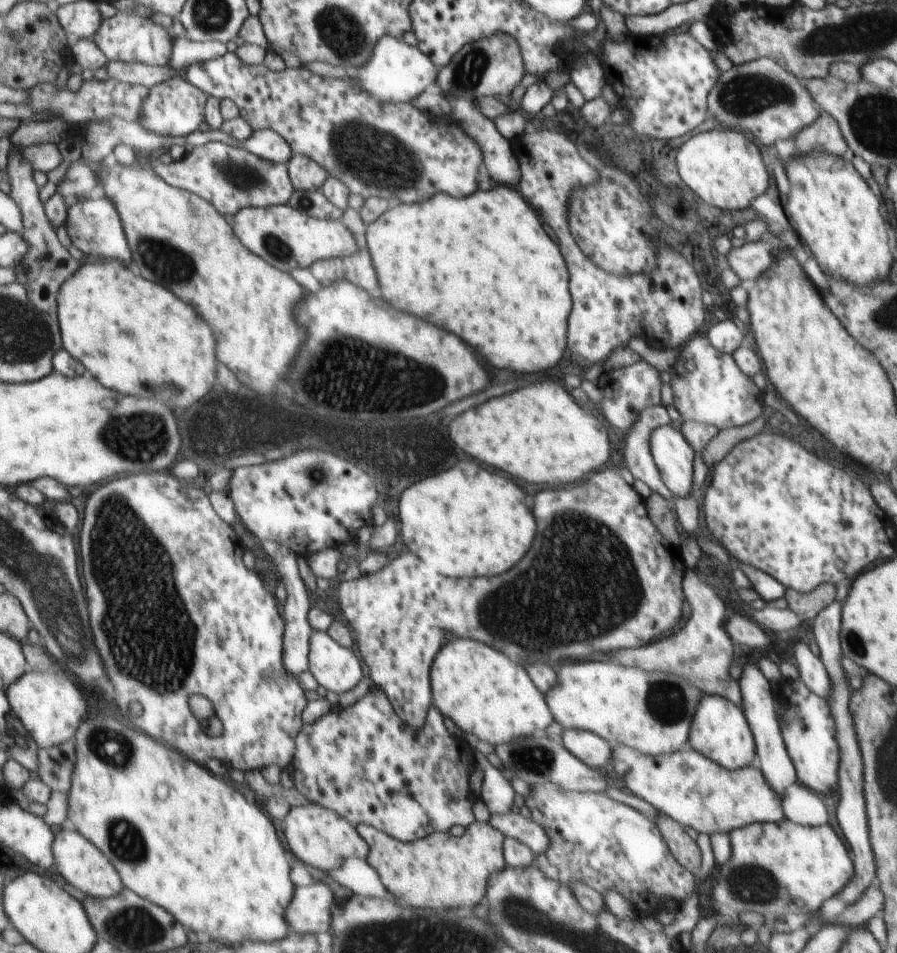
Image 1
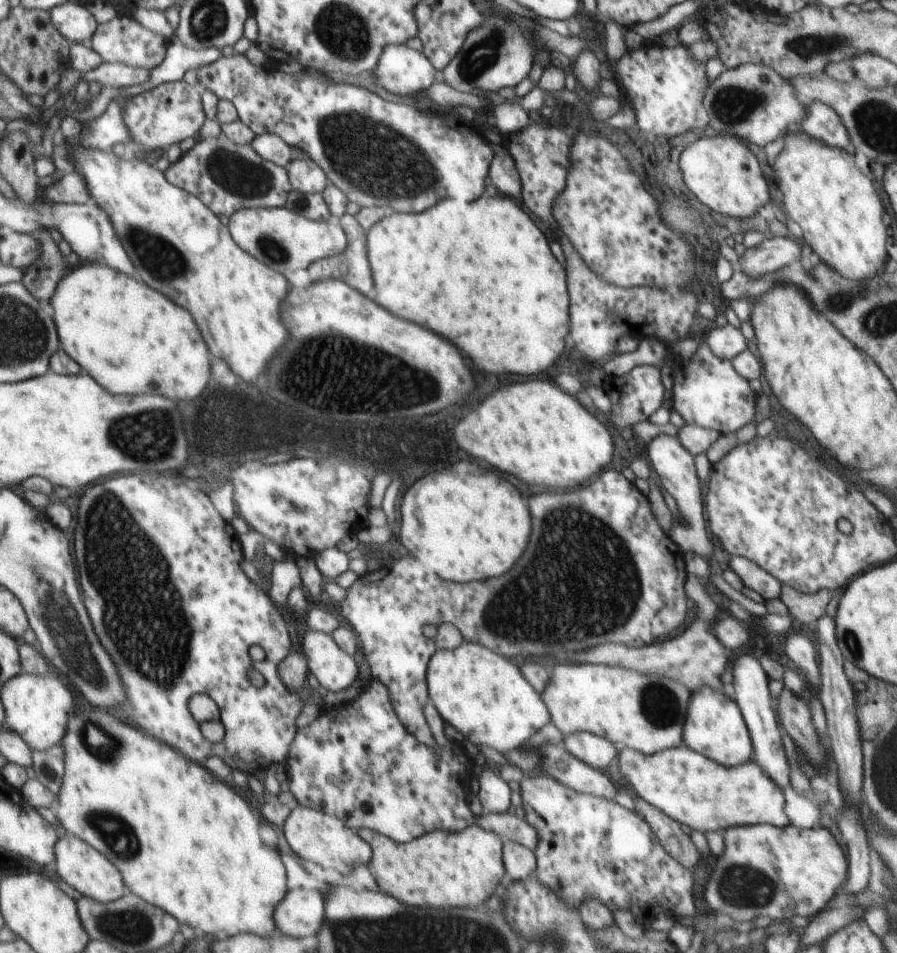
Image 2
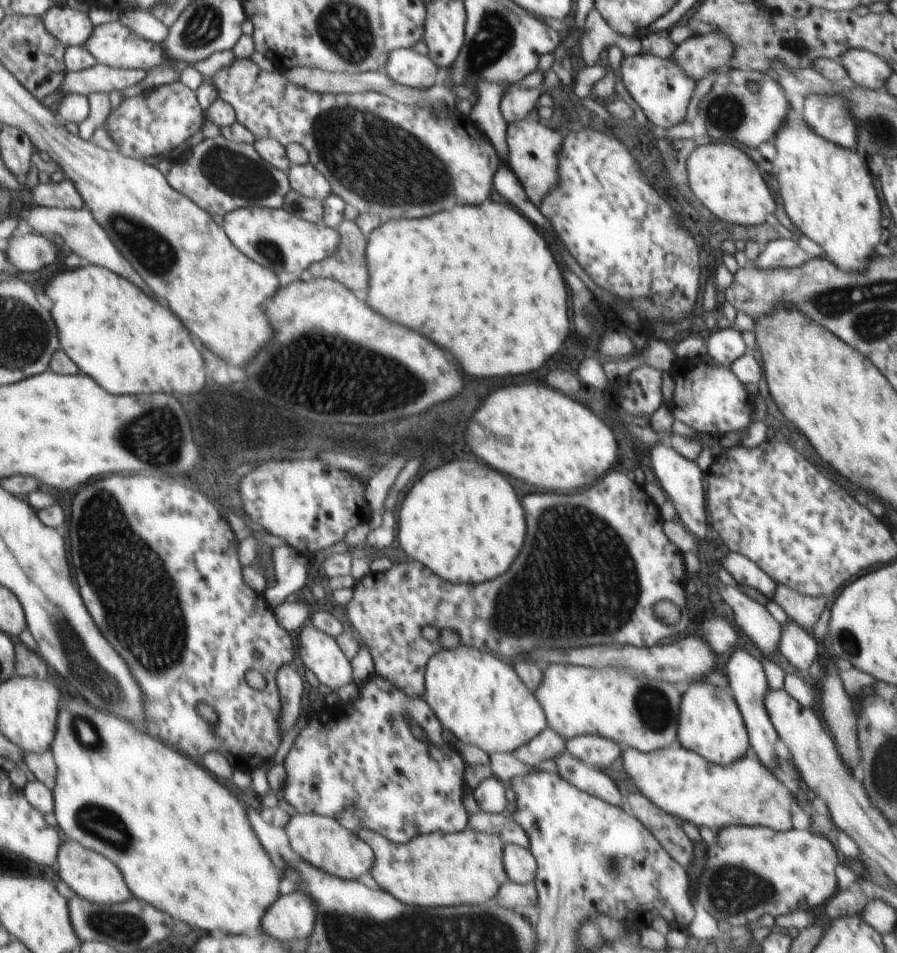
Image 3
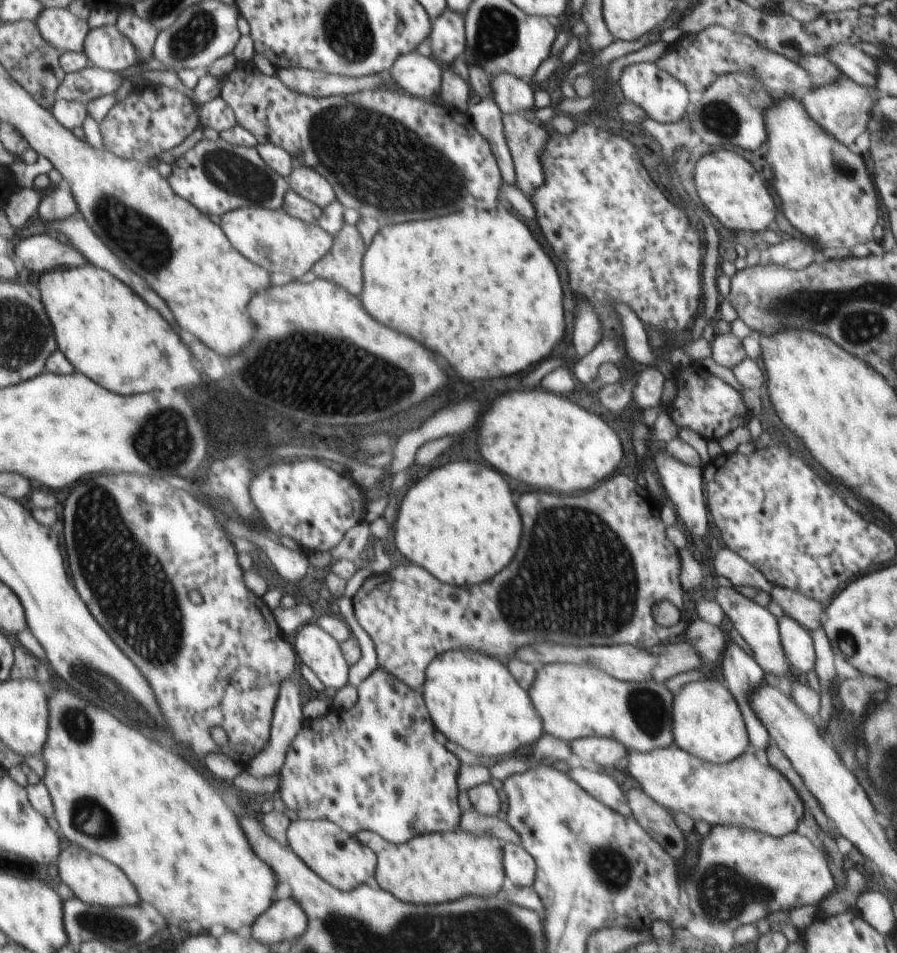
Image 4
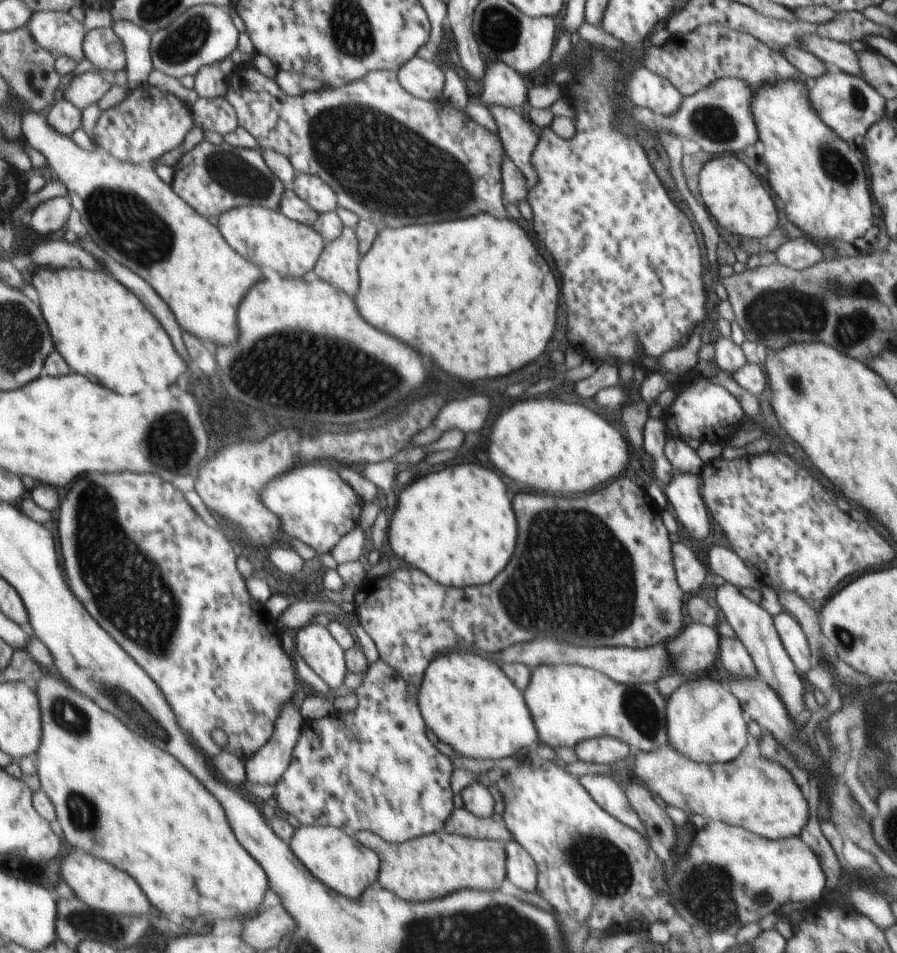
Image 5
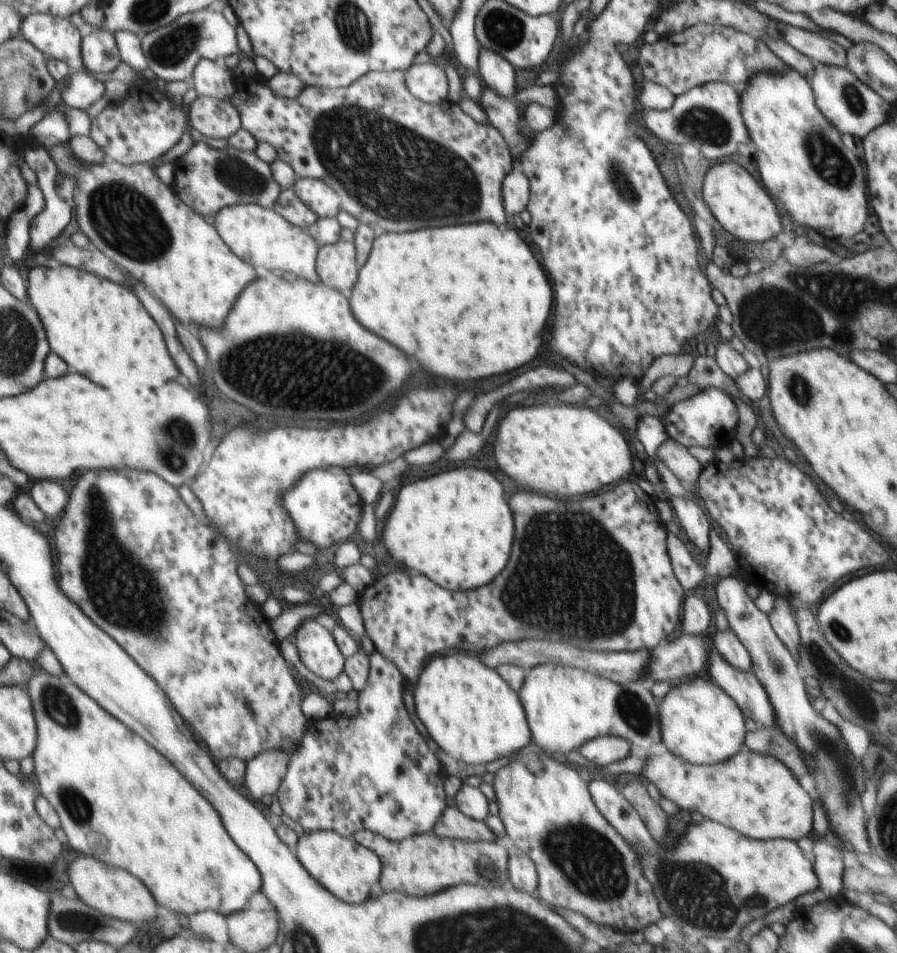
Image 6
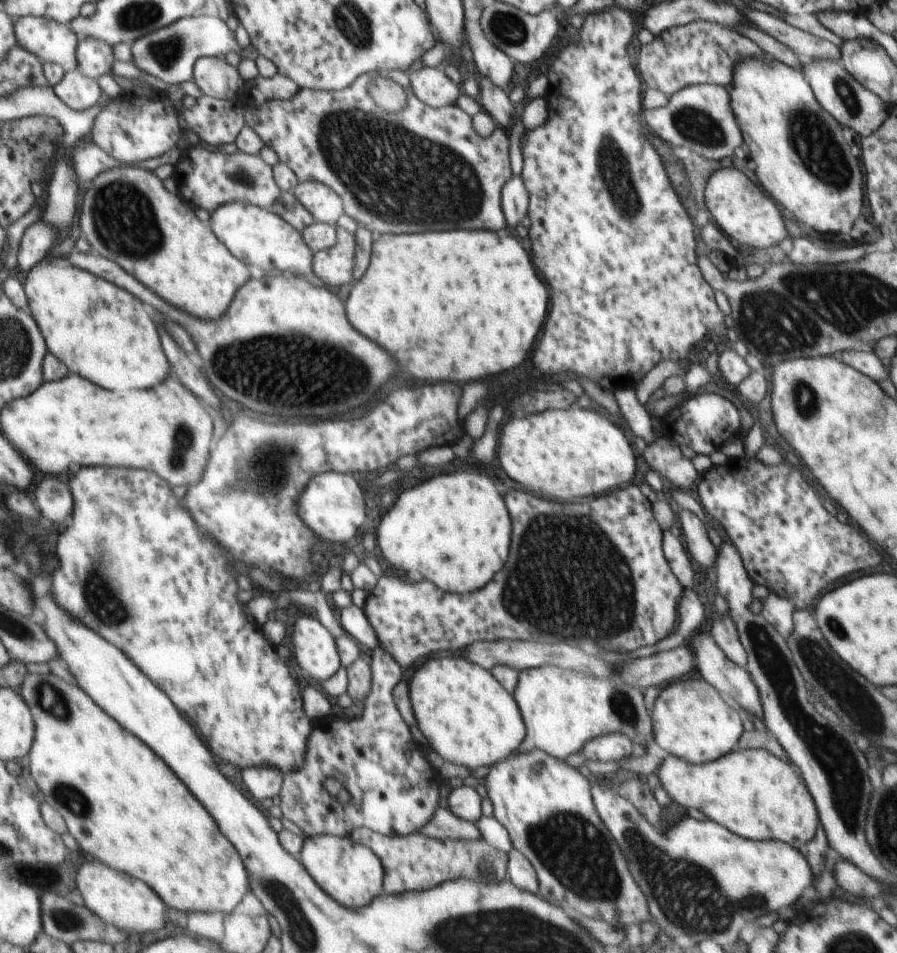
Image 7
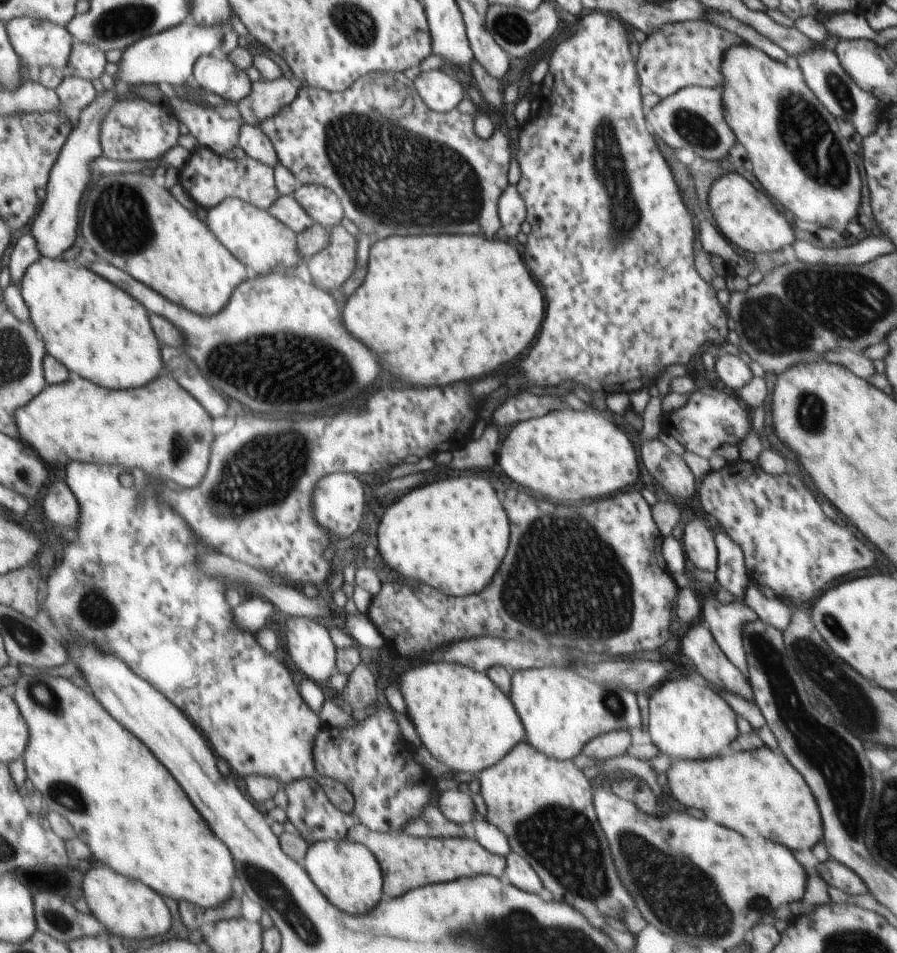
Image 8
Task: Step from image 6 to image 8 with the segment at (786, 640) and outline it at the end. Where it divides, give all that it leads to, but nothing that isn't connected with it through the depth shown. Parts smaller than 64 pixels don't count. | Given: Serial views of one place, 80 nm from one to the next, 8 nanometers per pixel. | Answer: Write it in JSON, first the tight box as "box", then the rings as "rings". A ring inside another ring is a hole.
{"box":[743,580,792,632],"rings":[[[752,580],[744,591],[743,602],[756,612],[756,618],[774,625],[783,632],[790,622],[792,612],[782,604],[781,600],[782,598],[764,596]]]}

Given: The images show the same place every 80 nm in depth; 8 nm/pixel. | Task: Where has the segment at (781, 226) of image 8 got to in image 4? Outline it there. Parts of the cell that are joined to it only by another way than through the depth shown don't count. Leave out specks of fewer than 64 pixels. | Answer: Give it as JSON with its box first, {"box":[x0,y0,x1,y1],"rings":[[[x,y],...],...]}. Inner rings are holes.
{"box":[694,148,774,233],"rings":[[[734,148],[712,149],[704,155],[695,164],[694,180],[702,205],[706,206],[710,214],[718,218],[726,228],[734,232],[750,230],[755,233],[774,227],[774,198],[752,164],[738,155]]]}

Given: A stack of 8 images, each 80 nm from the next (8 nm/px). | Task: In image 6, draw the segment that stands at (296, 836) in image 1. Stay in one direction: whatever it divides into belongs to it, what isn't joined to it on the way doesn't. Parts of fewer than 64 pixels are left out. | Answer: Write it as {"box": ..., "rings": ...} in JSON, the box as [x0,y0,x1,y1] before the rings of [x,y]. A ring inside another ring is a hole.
{"box":[294,831,381,904],"rings":[[[305,831],[294,850],[297,859],[302,866],[336,898],[350,904],[360,904],[368,899],[378,887],[381,877],[381,860],[378,855],[369,848],[358,844],[354,839],[347,839],[345,836],[334,831]]]}

